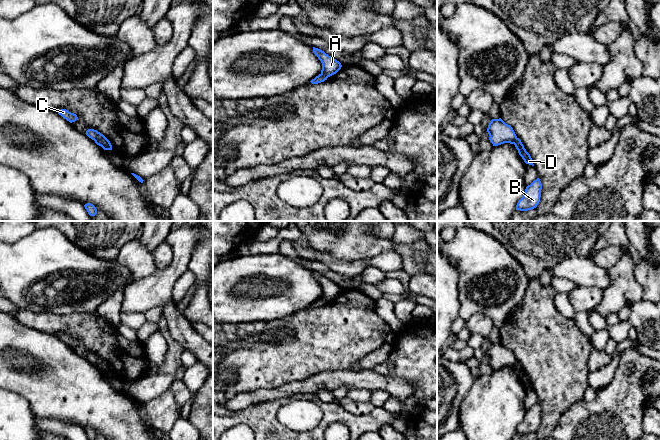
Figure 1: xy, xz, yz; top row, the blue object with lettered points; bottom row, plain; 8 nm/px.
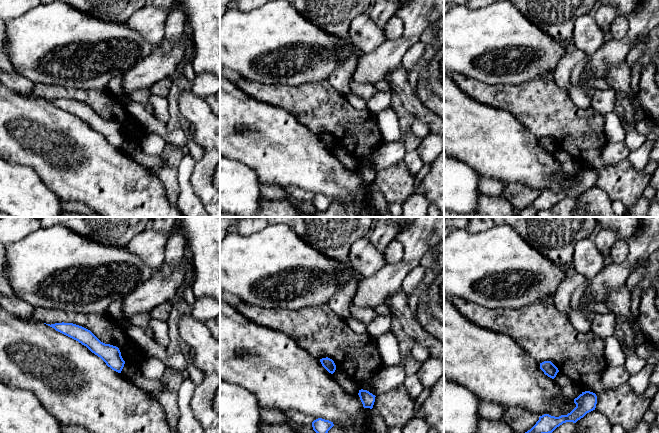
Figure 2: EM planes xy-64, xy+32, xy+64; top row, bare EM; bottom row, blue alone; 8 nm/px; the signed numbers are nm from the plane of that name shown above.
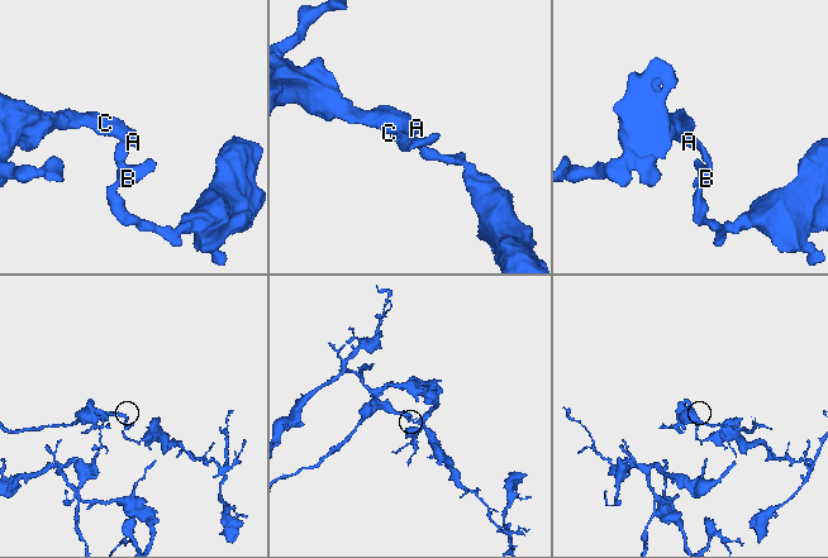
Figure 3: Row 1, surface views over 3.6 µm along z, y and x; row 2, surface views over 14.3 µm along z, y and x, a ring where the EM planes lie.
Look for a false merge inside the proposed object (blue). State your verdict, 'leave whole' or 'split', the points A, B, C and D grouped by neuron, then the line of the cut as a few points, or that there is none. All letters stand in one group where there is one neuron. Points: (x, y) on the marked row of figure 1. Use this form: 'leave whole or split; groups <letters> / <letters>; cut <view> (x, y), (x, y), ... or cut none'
split; groups A C / B D; cut xz (321, 73), (327, 77)

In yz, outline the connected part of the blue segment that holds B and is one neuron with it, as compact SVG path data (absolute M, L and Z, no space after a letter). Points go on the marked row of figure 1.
M539 178L534 180L525 189L522 198L516 205L516 210L528 211L537 207L540 202L542 184Z

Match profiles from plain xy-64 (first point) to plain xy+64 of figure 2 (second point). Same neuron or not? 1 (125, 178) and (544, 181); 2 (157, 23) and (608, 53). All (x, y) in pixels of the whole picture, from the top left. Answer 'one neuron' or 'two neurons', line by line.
1: one neuron
2: two neurons

